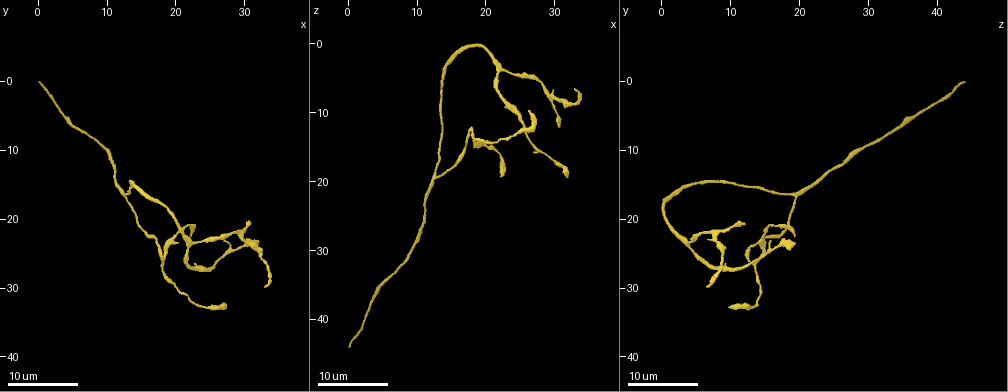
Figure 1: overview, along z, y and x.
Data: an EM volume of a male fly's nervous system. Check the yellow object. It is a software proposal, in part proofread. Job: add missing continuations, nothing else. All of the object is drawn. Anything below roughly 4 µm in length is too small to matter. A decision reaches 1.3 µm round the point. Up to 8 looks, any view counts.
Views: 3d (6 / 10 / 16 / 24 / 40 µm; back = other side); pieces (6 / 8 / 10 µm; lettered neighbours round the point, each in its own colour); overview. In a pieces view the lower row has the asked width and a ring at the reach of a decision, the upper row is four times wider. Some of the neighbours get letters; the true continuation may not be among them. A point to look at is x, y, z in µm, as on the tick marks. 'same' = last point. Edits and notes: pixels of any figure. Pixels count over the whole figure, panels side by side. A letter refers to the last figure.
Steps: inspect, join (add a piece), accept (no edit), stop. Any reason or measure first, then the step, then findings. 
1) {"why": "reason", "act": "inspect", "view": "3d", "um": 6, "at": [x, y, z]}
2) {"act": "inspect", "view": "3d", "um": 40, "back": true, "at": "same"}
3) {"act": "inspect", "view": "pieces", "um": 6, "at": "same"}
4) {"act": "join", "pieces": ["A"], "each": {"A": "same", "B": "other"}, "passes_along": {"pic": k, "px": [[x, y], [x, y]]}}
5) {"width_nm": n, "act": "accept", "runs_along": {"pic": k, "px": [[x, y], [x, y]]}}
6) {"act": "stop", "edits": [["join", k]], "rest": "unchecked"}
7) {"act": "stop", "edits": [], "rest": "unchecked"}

{"why": "branch stops here", "act": "inspect", "view": "3d", "um": 6, "at": [22.0, 22.5, 19.0]}

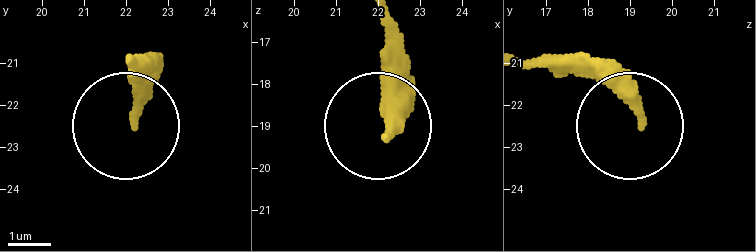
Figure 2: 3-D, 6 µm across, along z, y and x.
{"act": "inspect", "view": "pieces", "um": 10, "at": [22.10, 22.45, 19.30]}

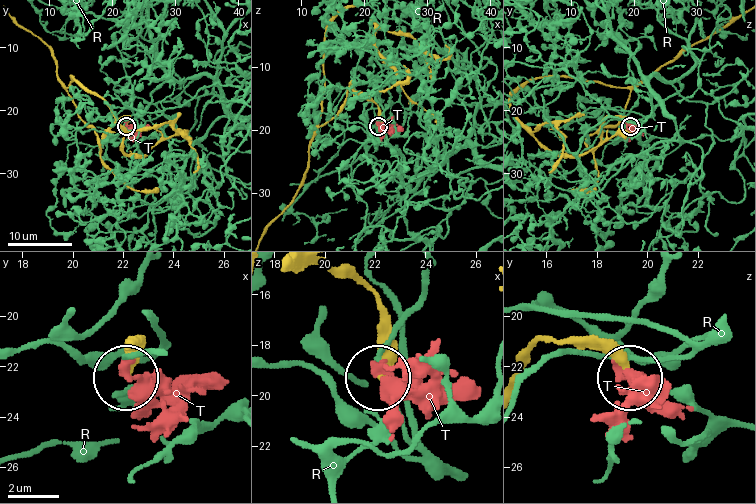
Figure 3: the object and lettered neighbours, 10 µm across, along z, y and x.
{"act": "accept", "each": {"R": "other", "T": "other"}, "found": "no lettered piece goes on from it"}

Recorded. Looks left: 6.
{"why": "long arm stops here", "act": "inspect", "view": "pieces", "um": 8, "at": [31.5, 24.0, 19.5]}

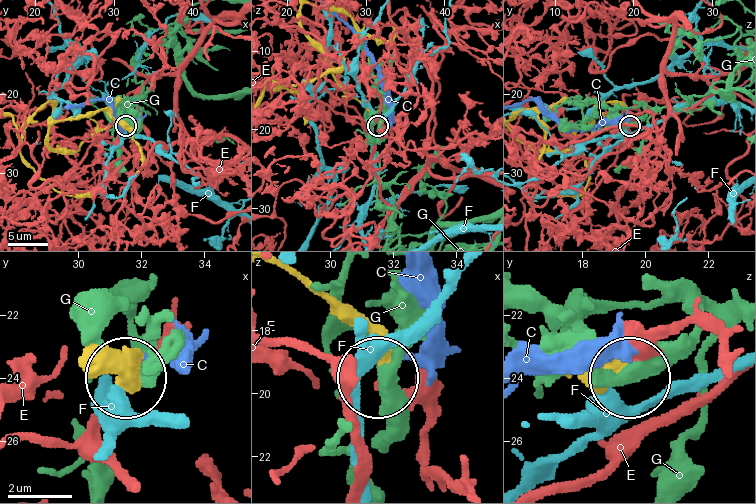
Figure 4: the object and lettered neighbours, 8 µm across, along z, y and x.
{"act": "accept", "each": {"C": "other", "E": "other", "F": "other", "G": "other"}, "found": "no lettered piece goes on from it"}

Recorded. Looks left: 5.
{"why": "long arm stops here", "act": "inspect", "view": "3d", "um": 10, "at": [26.0, 32.5, 10.0]}

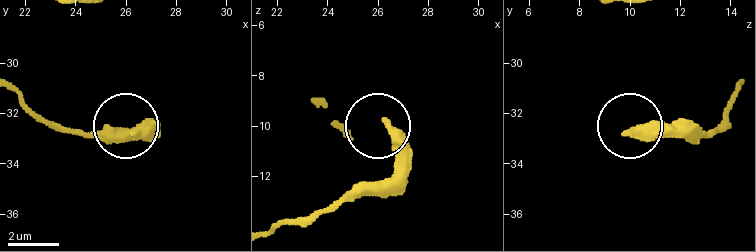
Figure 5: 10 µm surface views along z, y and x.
{"act": "inspect", "view": "pieces", "um": 6, "at": [26.4, 32.9, 9.9]}

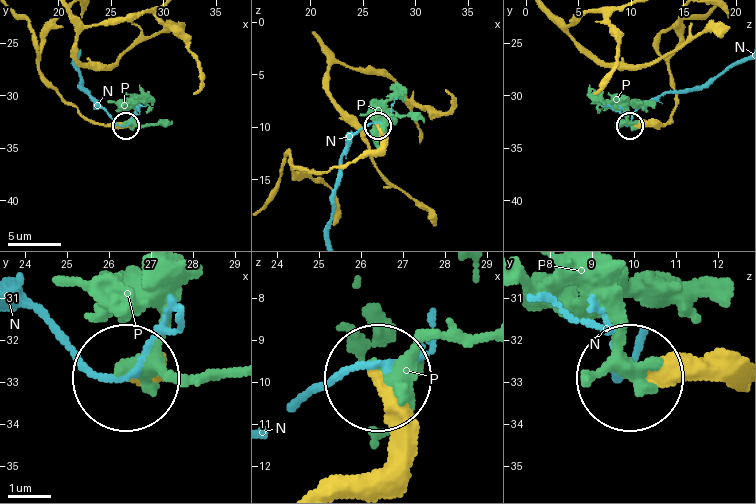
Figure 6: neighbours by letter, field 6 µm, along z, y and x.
{"act": "accept", "each": {"N": "other", "P": "other"}, "found": "no lettered piece goes on from it"}

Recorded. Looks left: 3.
{"why": "end of a long branch", "act": "inspect", "view": "pieces", "um": 6, "at": [33.0, 30.0, 6.5]}

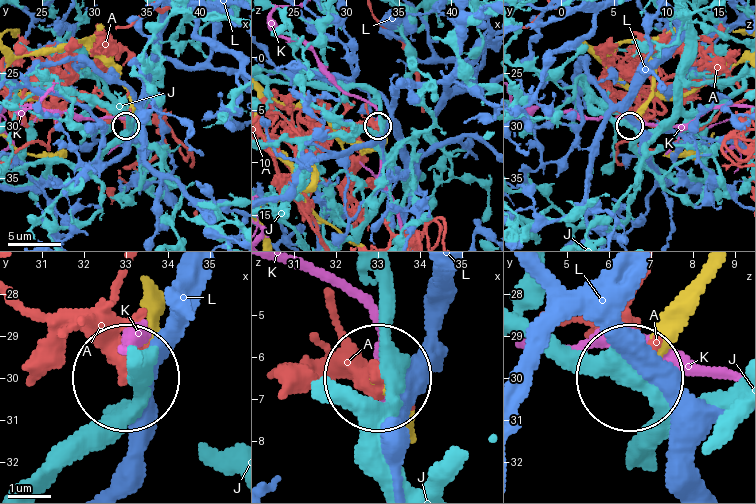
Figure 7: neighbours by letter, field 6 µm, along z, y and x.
{"act": "accept", "each": {"A": "other", "J": "other", "K": "other", "L": "other"}, "found": "no lettered piece goes on from it"}

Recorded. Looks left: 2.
{"act": "stop", "edits": [], "rest": "unchecked"}

